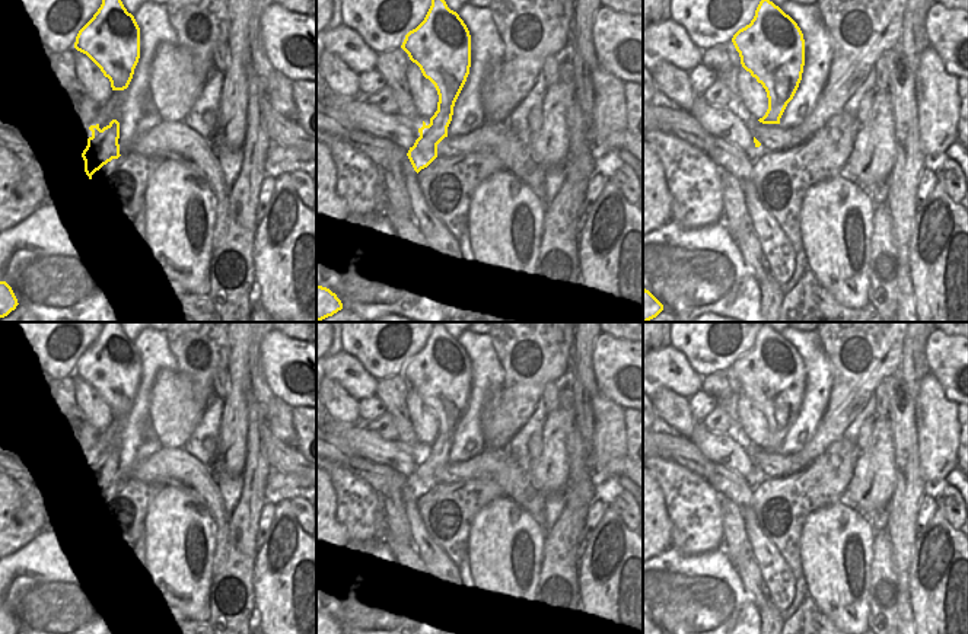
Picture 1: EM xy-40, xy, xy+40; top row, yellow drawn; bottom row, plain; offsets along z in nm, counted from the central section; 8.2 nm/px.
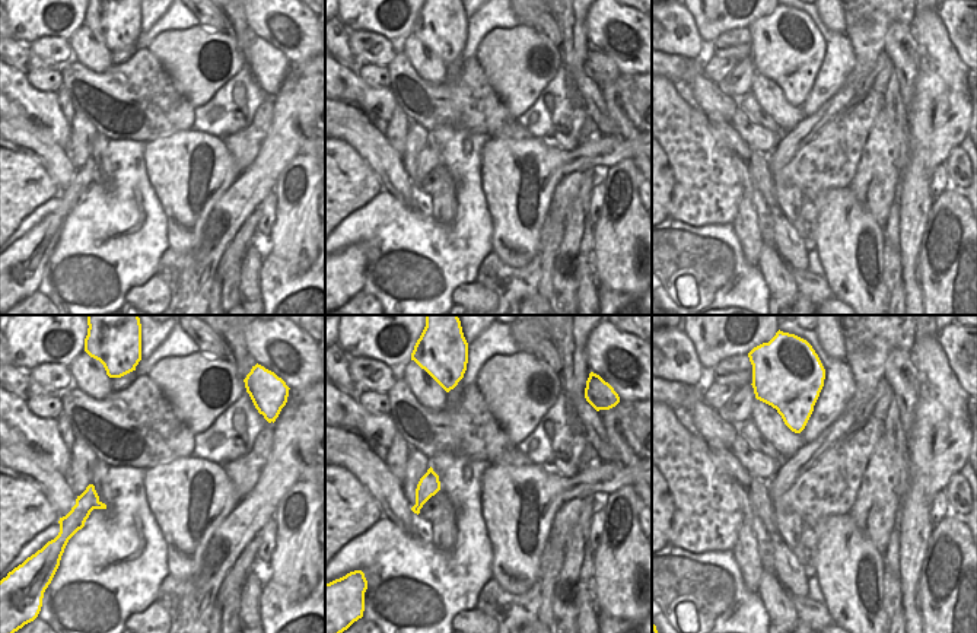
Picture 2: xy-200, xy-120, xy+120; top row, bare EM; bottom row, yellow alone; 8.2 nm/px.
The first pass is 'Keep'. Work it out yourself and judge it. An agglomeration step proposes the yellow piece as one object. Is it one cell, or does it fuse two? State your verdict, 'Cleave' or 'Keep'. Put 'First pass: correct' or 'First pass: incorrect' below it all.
Keep.
First pass: correct

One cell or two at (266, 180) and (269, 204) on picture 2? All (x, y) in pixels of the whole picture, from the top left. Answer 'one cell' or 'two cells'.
two cells

